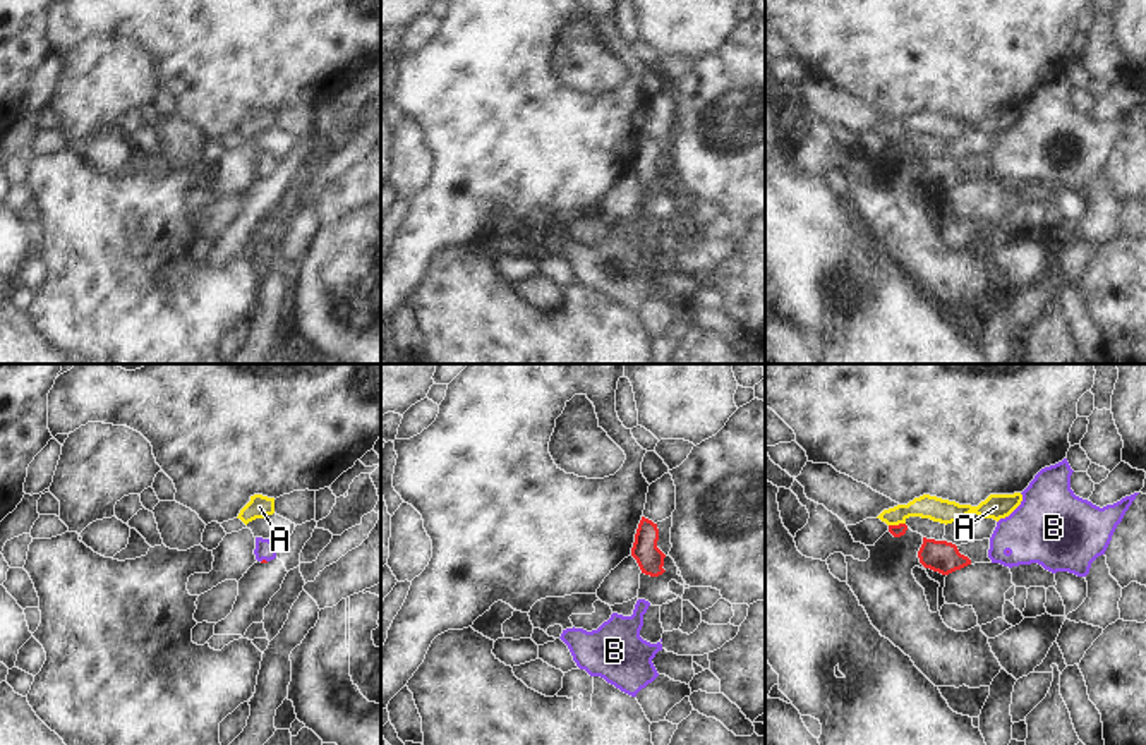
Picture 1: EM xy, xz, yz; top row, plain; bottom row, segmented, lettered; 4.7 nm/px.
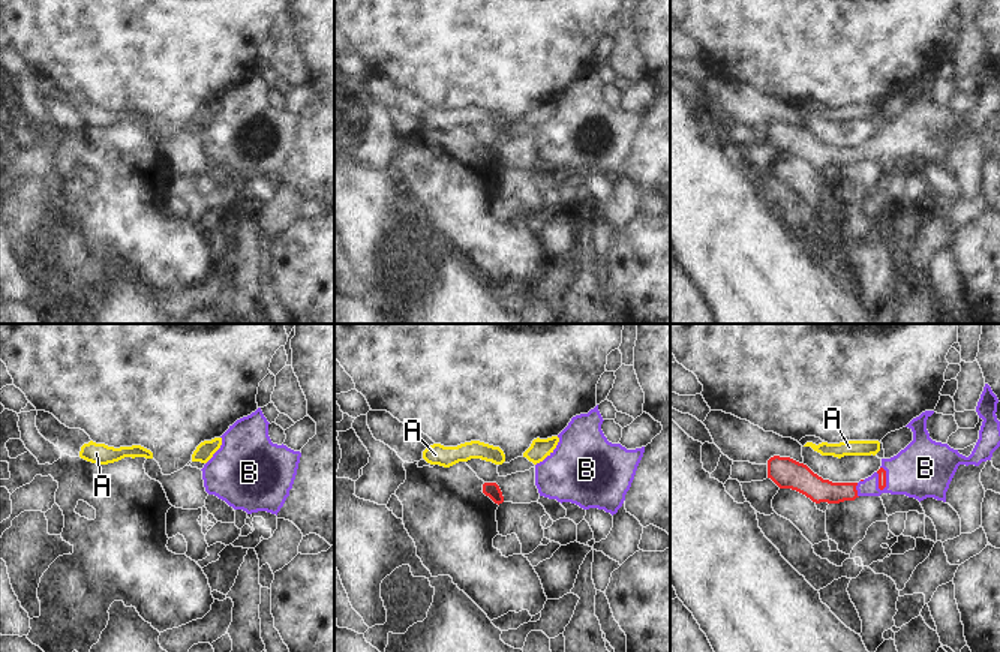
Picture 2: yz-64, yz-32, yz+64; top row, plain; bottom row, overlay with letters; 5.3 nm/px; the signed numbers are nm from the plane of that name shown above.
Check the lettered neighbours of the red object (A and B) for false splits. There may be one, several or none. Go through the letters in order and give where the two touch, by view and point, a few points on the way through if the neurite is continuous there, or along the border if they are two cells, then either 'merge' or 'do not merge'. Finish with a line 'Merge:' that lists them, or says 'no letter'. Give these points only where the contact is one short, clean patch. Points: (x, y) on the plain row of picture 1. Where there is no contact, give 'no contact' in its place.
A: yz (896, 141) | along yz (904, 138), (889, 141) | do not merge
B: xy (275, 163) | across xy (277, 160), (275, 163), (265, 165) | merge
Merge: B

